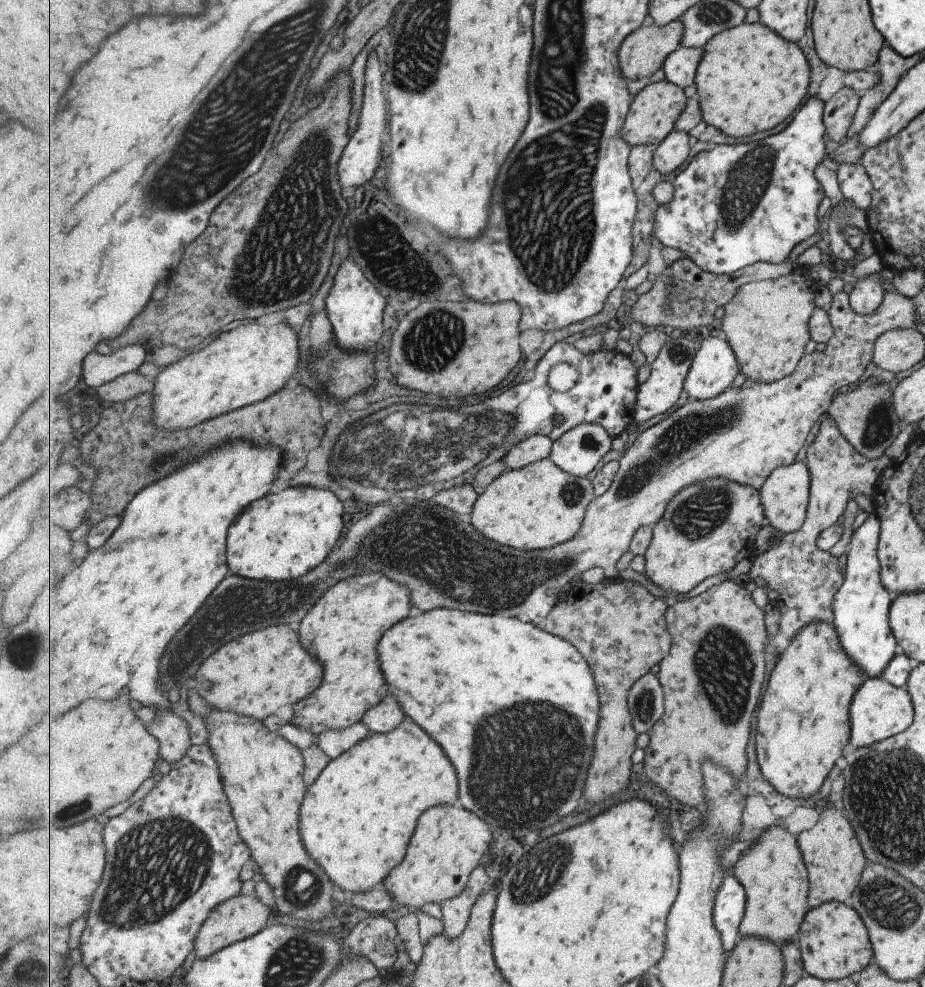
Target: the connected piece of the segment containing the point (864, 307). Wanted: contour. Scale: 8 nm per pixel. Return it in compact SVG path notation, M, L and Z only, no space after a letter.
M882 267L876 273L876 278L873 274L860 278L849 292L850 307L859 314L873 314L883 300L885 292L883 283L889 282L893 274L891 269Z

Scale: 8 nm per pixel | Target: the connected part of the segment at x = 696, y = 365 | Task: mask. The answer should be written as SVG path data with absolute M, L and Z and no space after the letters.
M707 337L695 355L687 377L690 399L715 398L730 389L742 370L742 363L727 339Z

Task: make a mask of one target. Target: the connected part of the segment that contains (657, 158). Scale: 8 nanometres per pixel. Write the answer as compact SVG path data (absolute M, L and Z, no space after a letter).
M677 131L668 134L665 141L654 149L654 169L661 174L671 174L679 170L691 156L693 138L687 131Z

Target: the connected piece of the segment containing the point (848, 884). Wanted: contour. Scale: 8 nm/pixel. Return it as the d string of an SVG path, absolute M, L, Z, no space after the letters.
M827 808L815 824L799 834L799 848L806 860L807 874L811 878L811 896L807 897L809 909L827 901L849 903L859 876L865 868L865 856L855 840L855 834L839 810Z

